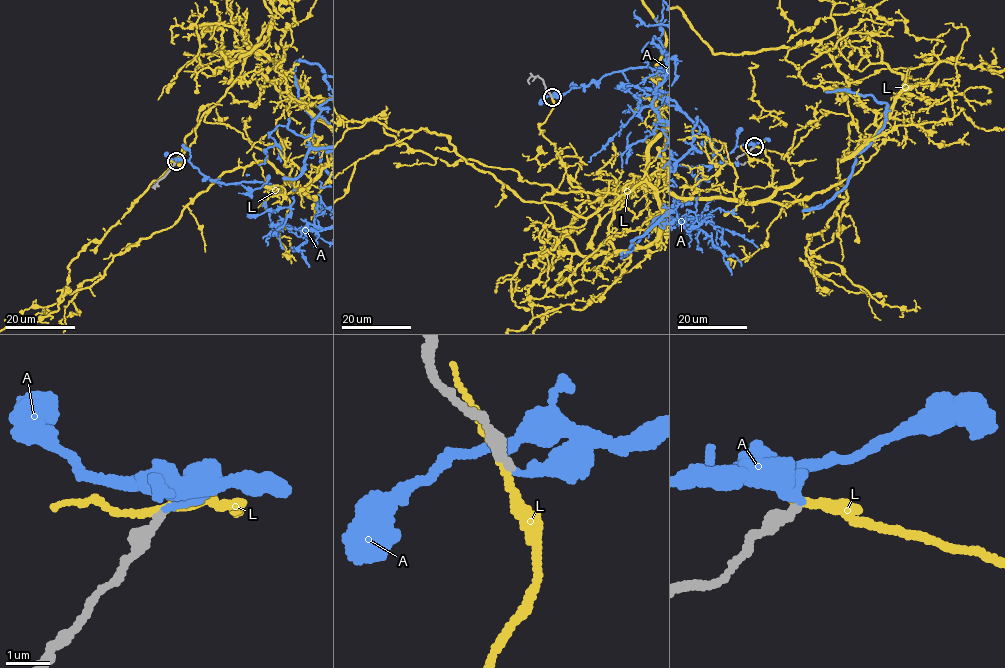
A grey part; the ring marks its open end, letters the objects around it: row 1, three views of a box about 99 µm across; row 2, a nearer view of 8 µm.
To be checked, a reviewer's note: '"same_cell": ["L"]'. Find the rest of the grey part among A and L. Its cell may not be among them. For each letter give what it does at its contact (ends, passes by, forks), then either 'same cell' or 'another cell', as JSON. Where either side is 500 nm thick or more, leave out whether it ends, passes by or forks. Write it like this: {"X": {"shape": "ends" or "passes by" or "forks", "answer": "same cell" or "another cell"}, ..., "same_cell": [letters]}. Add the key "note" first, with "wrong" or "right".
{"note": "wrong", "A": {"shape": "ends", "answer": "another cell"}, "L": {"shape": "passes by", "answer": "another cell"}, "same_cell": []}

